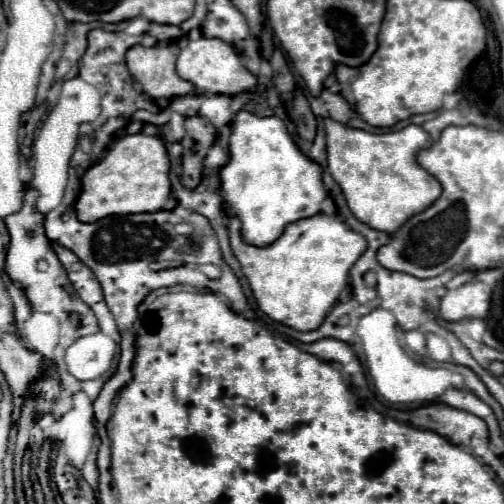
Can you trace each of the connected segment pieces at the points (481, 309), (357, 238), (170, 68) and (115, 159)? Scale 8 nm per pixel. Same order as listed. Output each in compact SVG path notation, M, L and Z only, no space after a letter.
M470 281L458 289L448 289L440 303L440 317L460 321L466 317L486 317L490 309L492 287L482 281Z
M324 213L290 223L284 229L284 233L280 235L280 239L268 247L254 247L254 245L244 243L244 239L240 235L238 217L230 219L228 233L230 233L232 251L242 265L242 271L250 283L250 289L254 293L258 307L274 321L284 323L296 331L314 331L320 327L320 323L324 321L328 311L338 301L342 290L348 286L348 273L350 273L354 261L366 251L366 239L360 233L352 231L338 215L324 215Z
M176 43L156 47L136 45L128 49L126 65L148 97L172 99L178 95L194 93L194 85L180 79L176 73L176 55Z
M144 133L120 137L106 155L94 163L82 177L82 193L76 201L78 219L84 223L94 223L106 215L130 215L148 213L164 209L170 197L170 161L166 145L160 137L150 137Z

